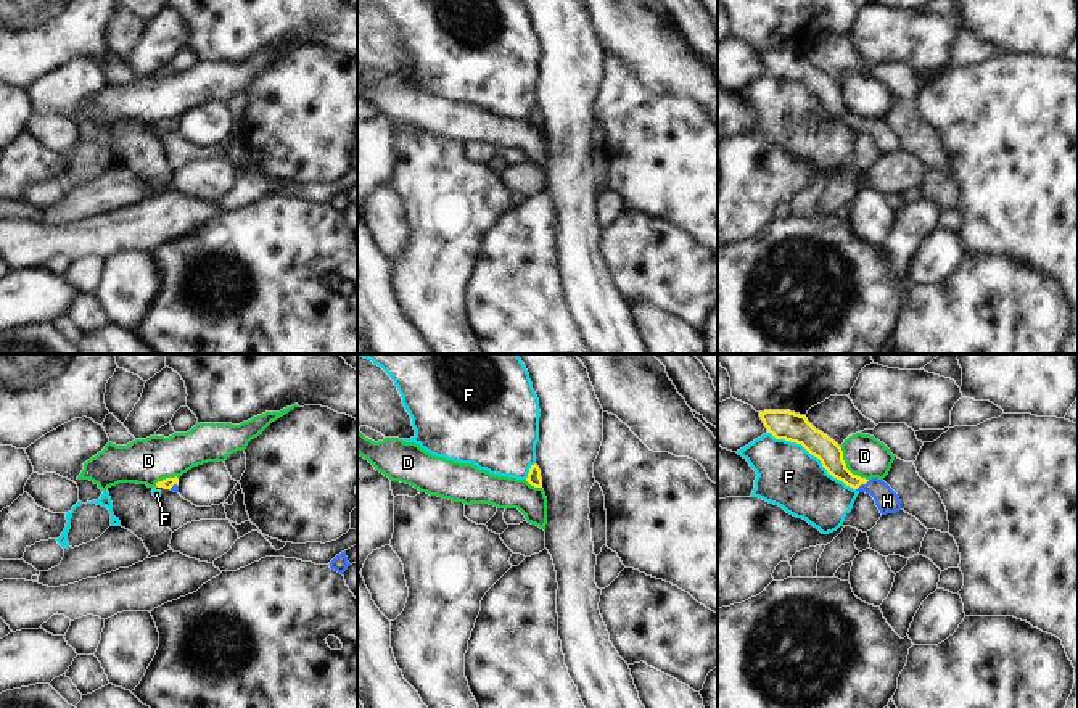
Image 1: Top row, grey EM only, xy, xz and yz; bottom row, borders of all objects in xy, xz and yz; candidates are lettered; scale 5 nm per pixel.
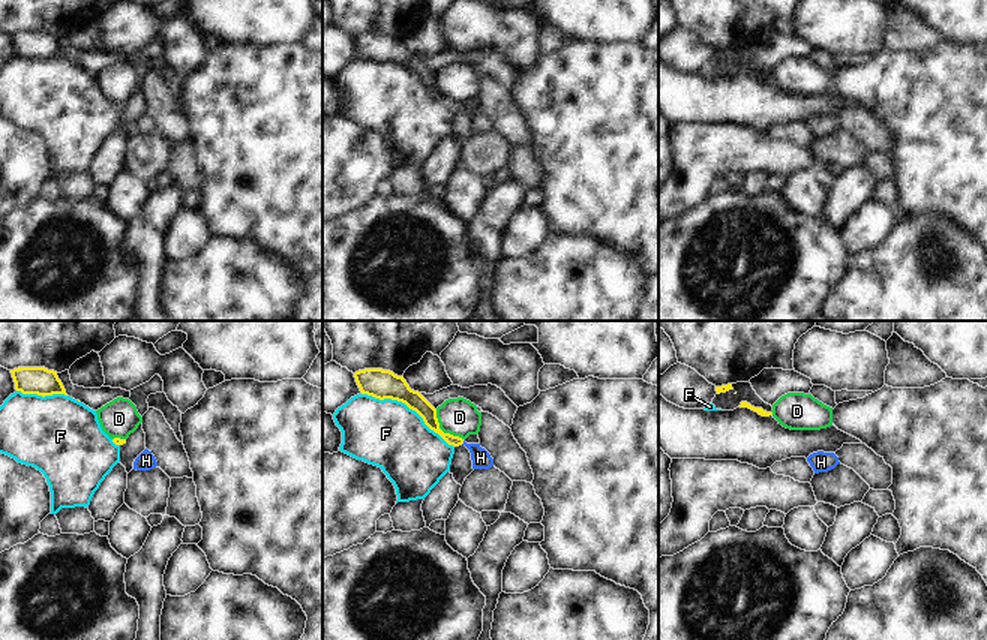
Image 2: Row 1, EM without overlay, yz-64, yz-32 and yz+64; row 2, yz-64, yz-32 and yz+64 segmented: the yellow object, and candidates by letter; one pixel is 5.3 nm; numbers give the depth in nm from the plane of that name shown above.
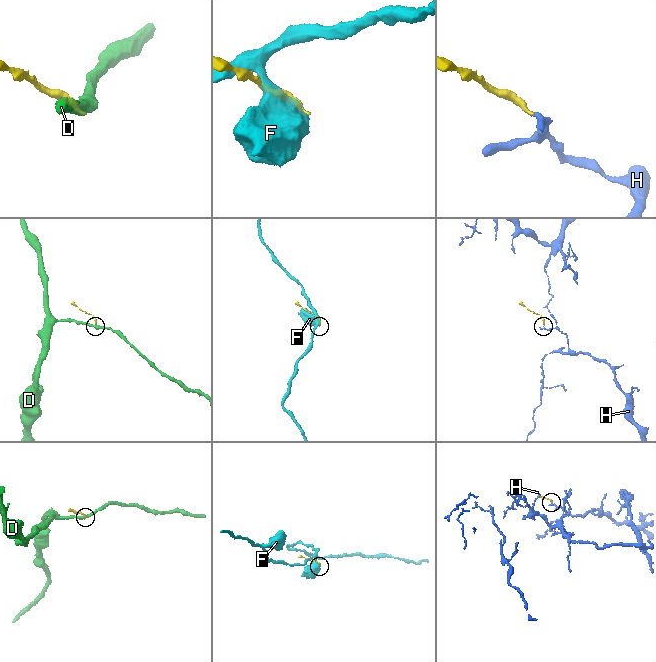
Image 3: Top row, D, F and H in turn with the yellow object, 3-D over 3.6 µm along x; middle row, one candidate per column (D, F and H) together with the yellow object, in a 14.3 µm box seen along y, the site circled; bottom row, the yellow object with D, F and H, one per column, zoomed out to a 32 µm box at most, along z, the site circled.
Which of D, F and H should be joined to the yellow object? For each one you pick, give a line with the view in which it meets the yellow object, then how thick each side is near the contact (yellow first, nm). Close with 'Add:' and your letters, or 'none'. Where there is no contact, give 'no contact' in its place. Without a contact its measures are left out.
H: meets yellow in yz; 120 nm thick on the yellow side, 120 nm on the other
Add: H

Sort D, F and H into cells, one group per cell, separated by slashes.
D / F / H

